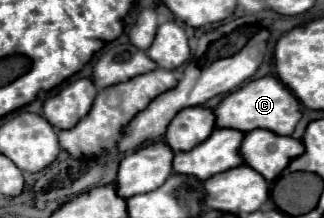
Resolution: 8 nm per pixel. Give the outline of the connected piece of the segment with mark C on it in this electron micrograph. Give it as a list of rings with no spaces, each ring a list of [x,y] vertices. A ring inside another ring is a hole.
[[[263,76],[259,80],[251,80],[241,88],[233,90],[213,108],[213,114],[215,114],[217,128],[231,128],[239,132],[251,132],[263,128],[281,136],[291,136],[295,124],[301,118],[297,98],[275,76]]]

